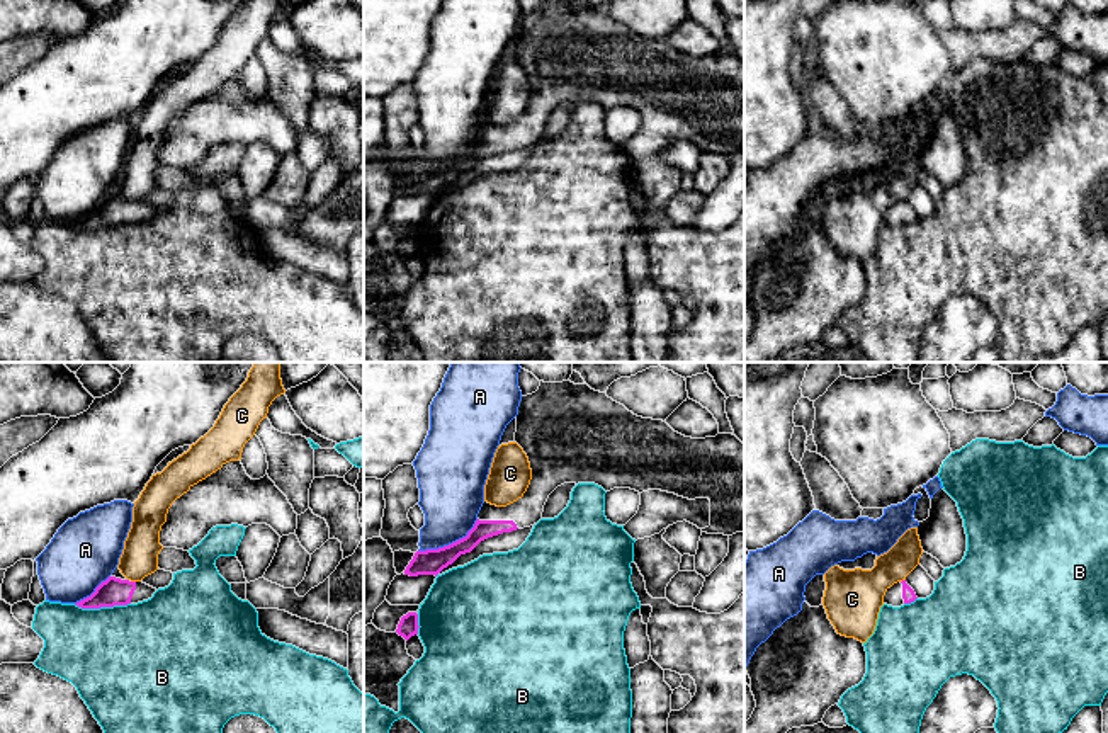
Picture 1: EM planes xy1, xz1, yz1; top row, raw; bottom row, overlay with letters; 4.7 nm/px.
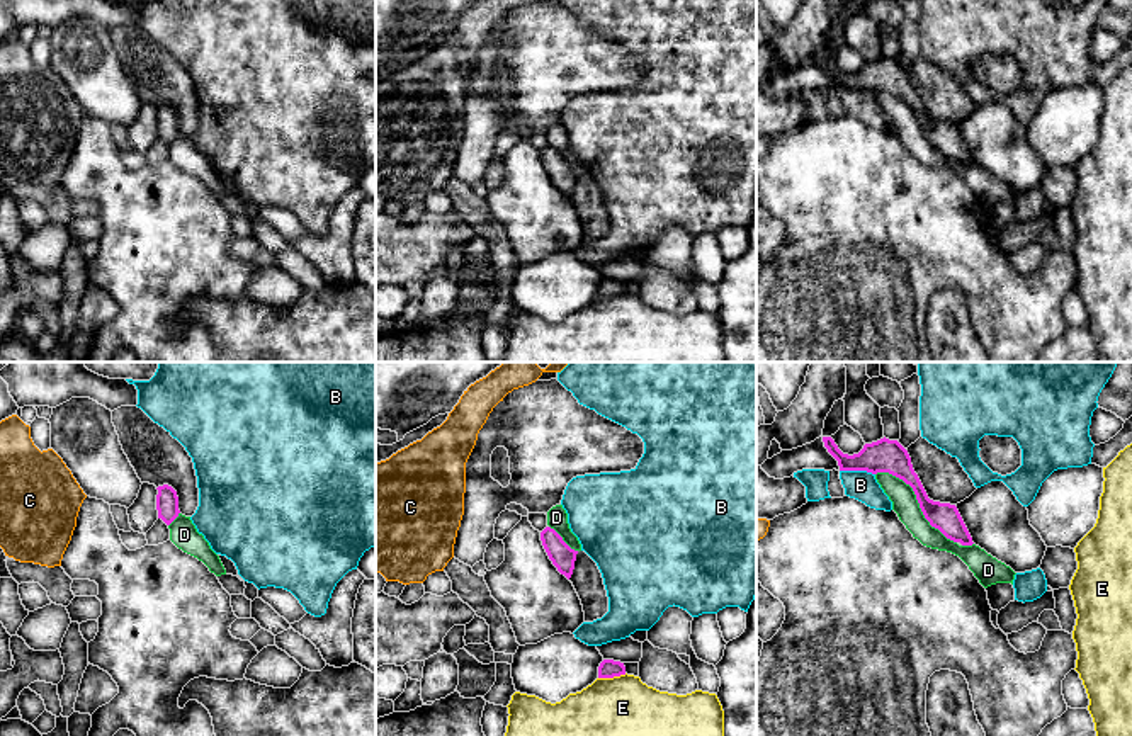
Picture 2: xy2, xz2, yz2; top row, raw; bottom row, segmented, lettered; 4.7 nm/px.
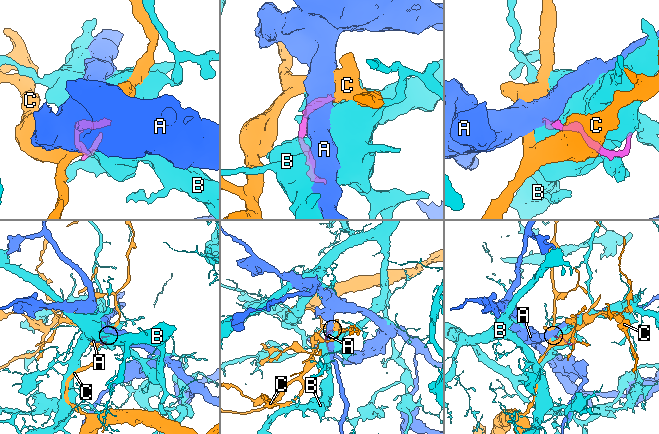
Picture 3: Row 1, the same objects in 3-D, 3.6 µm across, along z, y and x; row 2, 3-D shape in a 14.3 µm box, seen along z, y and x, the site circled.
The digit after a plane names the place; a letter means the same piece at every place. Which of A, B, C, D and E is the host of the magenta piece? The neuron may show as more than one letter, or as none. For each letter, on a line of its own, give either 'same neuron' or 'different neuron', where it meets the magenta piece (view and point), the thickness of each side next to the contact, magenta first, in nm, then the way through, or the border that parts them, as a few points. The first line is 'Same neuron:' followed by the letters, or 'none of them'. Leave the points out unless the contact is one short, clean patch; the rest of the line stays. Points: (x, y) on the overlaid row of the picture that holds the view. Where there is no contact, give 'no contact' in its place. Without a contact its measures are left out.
Same neuron: none of them
A: different neuron | xz1 (449, 545) | 120/300 nm | along xz1 (478, 519), (464, 536), (447, 545), (418, 551)
B: different neuron | xy1 (101, 606) | 130/460 nm
C: different neuron | xy1 (133, 582) | 130/180 nm | along xy1 (131, 580), (135, 582)
D: different neuron | yz2 (918, 502) | 150/120 nm
E: different neuron | xz2 (612, 677) | 90/280 nm | along xz2 (626, 673), (599, 679)

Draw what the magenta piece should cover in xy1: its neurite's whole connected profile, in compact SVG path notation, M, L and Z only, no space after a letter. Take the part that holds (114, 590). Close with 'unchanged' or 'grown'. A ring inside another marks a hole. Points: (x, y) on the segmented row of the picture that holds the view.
M109 577L95 588L95 592L90 597L76 602L75 605L82 609L100 609L100 607L138 604L151 599L155 592L156 588L143 582L129 582Z; grown

